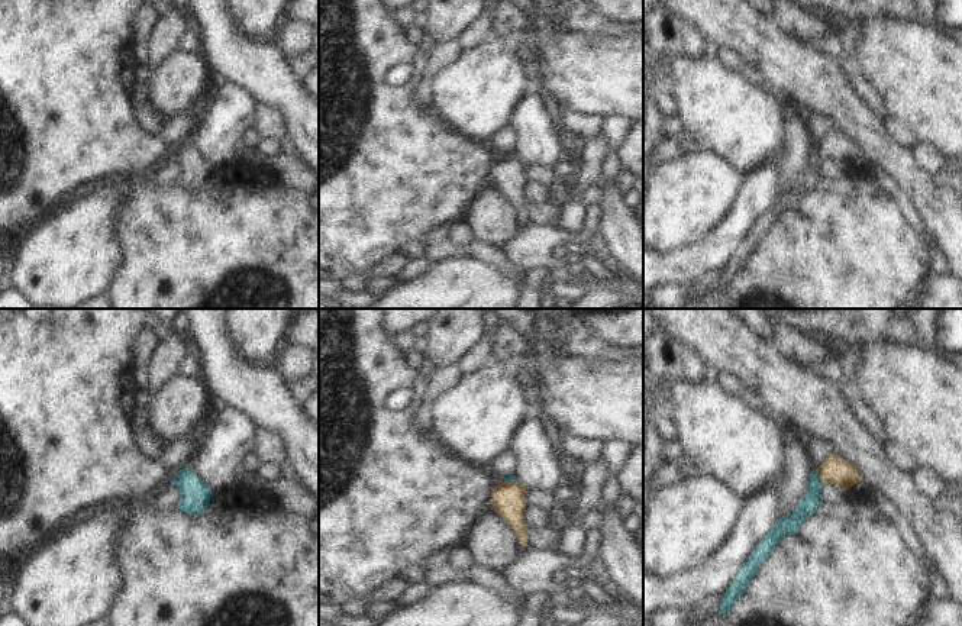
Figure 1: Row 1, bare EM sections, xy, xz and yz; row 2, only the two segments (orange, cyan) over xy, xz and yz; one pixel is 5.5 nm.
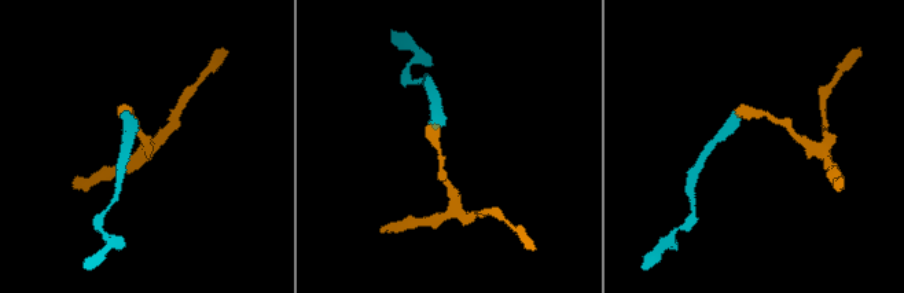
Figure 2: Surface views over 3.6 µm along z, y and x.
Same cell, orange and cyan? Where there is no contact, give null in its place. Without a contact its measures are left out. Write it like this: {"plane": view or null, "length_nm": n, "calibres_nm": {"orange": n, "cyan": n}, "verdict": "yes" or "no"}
{"plane": "yz", "length_nm": 100, "calibres_nm": {"orange": 160, "cyan": 100}, "verdict": "yes"}

